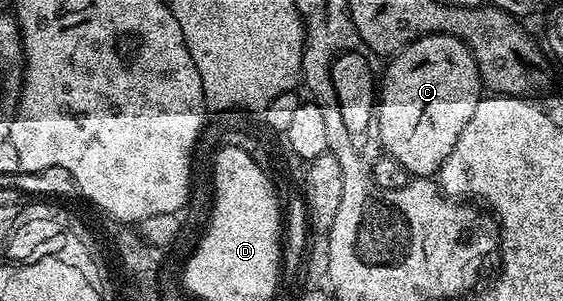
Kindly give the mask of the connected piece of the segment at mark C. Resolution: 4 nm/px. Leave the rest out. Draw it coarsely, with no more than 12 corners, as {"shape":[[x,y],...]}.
{"shape":[[460,38],[387,63],[374,130],[412,176],[454,152],[482,97]]}

